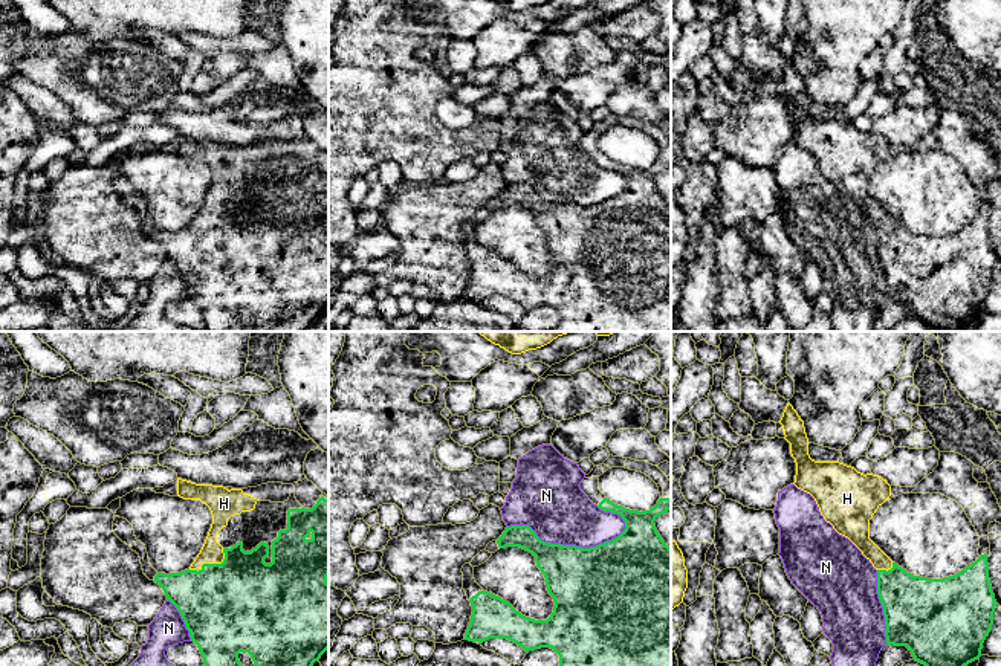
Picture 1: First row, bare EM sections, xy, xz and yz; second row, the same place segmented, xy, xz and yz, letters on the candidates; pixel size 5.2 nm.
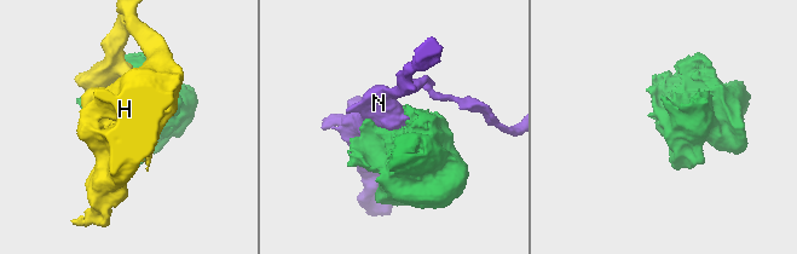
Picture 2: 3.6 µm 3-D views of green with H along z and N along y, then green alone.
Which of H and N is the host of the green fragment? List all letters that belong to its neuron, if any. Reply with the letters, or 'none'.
H

